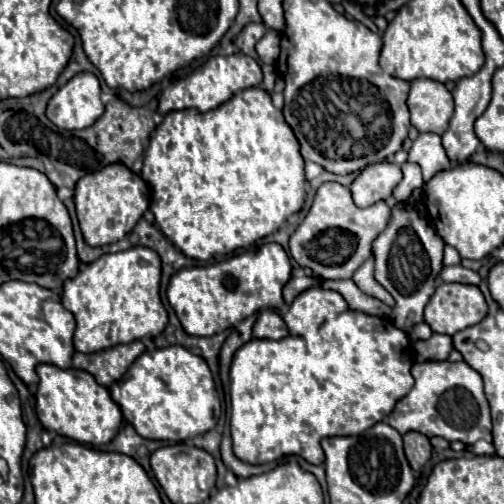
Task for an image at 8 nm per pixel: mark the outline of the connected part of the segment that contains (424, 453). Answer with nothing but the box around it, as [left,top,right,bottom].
[404,432,432,470]

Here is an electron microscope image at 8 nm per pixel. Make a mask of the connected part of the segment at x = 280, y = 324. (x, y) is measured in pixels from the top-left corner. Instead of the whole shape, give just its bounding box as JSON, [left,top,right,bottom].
[252,310,288,340]

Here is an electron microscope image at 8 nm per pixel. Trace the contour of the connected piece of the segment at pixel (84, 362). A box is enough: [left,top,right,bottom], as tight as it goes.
[72,340,144,386]

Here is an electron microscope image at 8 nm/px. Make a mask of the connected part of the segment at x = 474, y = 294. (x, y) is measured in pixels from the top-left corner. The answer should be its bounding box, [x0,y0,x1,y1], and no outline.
[424,282,488,334]

